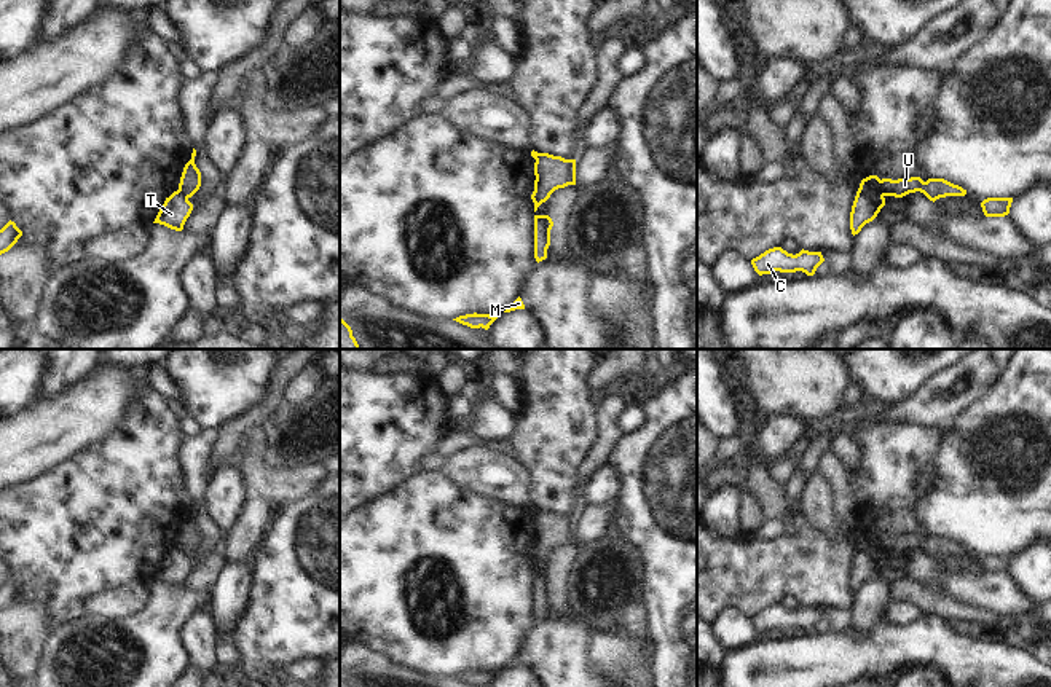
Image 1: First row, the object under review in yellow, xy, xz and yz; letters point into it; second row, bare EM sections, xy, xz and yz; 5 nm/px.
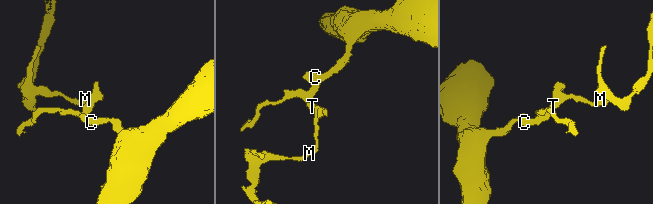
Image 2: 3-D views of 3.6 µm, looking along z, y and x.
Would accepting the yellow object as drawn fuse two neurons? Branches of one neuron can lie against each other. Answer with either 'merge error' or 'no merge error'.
merge error

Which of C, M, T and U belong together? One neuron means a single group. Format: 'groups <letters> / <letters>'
groups C T / M U

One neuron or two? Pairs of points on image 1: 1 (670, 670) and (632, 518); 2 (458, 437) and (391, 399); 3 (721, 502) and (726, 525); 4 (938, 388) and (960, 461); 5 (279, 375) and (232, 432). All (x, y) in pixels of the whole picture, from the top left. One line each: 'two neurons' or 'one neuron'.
1: one neuron
2: two neurons
3: one neuron
4: two neurons
5: one neuron

